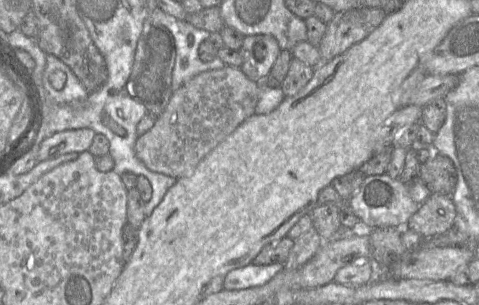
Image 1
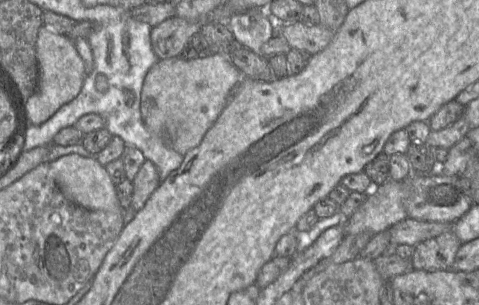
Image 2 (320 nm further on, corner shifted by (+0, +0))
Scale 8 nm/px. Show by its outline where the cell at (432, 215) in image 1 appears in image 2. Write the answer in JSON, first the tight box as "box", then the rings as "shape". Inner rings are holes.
{"box":[411,230,461,271],"shape":[[[452,230],[422,241],[413,247],[411,267],[425,271],[450,270],[461,244]]]}

